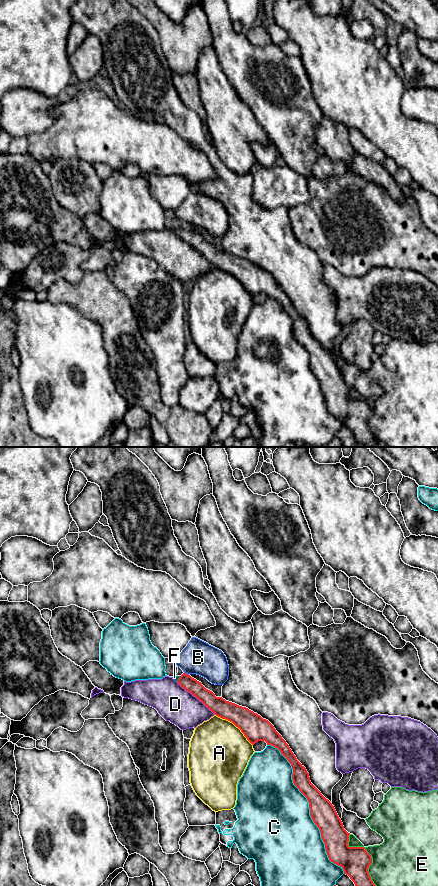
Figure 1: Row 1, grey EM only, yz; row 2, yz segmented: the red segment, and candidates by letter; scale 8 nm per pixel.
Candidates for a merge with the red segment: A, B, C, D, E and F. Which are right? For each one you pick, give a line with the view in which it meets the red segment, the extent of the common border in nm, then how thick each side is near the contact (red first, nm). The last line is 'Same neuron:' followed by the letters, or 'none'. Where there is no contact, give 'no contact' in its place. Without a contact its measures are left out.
F: contact in yz; length 60 nm; calibres 120 and 40 nm
Same neuron: F

